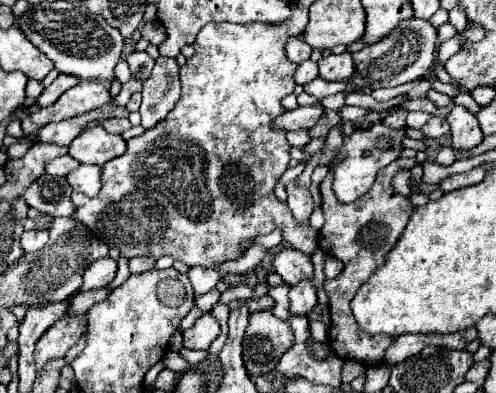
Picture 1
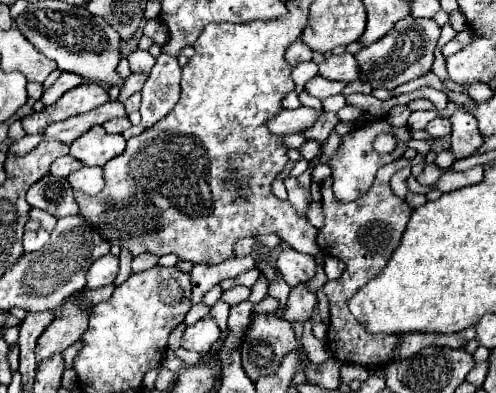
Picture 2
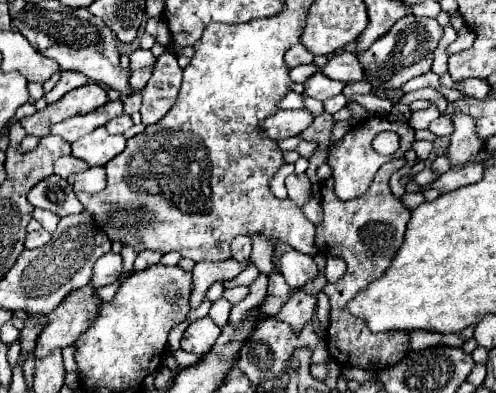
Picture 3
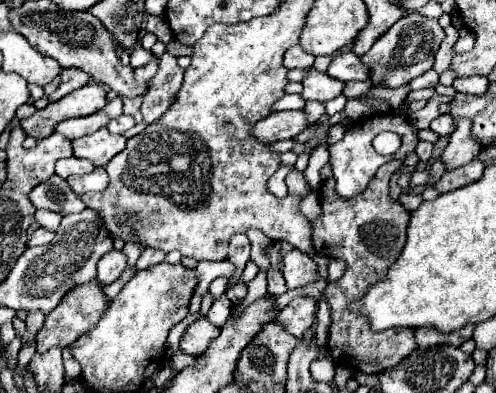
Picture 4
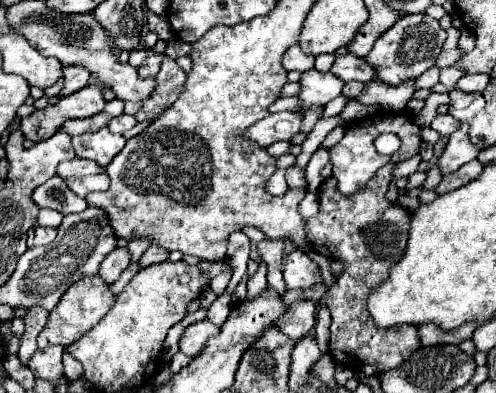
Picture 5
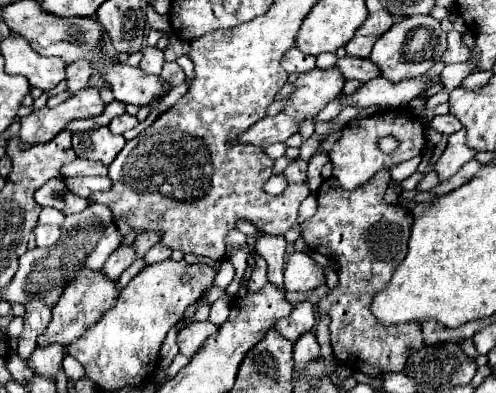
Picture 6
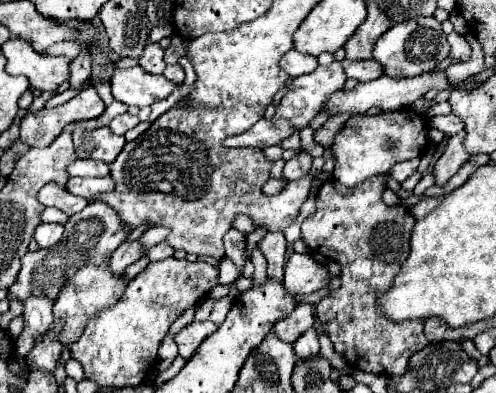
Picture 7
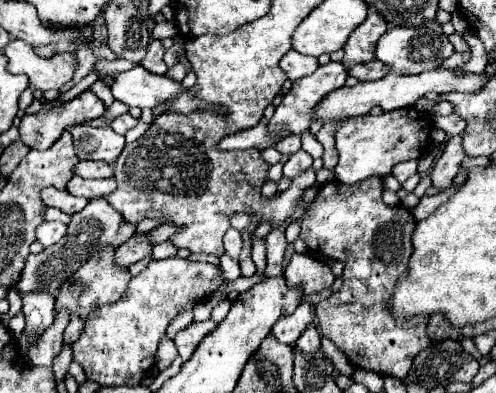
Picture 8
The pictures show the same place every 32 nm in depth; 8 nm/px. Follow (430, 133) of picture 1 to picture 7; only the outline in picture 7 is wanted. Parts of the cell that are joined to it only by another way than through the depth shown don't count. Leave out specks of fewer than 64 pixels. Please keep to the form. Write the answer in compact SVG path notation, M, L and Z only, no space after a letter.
M454 114L434 116L434 118L430 120L430 124L432 124L434 128L442 130L446 136L454 136L454 134L458 134L458 132L464 128L464 122L462 122L458 116L454 116Z

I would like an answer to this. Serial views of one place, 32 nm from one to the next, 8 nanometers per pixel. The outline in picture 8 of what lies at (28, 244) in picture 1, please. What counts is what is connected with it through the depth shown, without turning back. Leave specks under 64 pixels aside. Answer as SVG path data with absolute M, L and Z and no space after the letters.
M44 222L36 230L36 236L38 236L38 242L42 242L44 246L52 246L66 234L66 230L68 230L68 226L62 222Z

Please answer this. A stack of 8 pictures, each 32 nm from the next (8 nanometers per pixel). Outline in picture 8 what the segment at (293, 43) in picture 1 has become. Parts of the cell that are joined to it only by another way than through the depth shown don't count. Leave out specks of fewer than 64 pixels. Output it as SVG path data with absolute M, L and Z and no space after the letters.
M290 50L282 60L280 60L280 68L286 72L288 80L300 80L304 76L310 76L312 72L316 72L318 68L318 60L312 56L304 56L298 54L296 50Z

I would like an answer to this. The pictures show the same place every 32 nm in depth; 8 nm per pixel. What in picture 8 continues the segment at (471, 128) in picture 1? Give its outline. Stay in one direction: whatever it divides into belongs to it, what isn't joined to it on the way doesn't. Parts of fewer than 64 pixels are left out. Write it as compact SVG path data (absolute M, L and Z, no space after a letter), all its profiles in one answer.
M454 136L448 140L448 146L444 150L444 154L440 156L440 160L434 164L430 178L432 178L432 188L436 190L446 190L452 186L458 170L460 170L460 162L464 158L464 150L460 144L460 136Z

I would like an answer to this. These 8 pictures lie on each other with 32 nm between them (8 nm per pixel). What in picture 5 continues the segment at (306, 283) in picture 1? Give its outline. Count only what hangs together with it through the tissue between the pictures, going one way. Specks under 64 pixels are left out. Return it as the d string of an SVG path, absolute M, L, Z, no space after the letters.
M298 300L290 304L290 310L280 318L284 324L276 324L286 336L300 340L316 324L316 304L310 300Z

